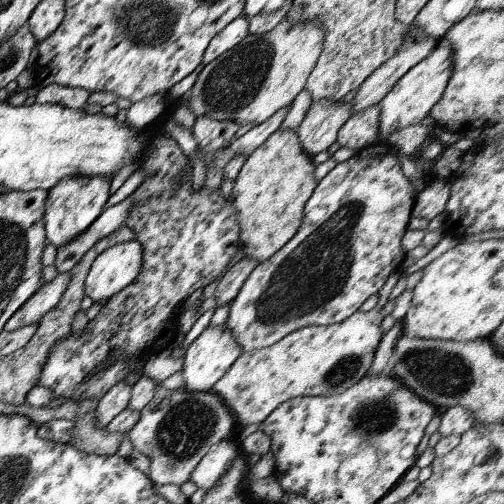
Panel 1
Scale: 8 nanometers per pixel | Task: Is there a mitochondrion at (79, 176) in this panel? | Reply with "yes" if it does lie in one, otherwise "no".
no

